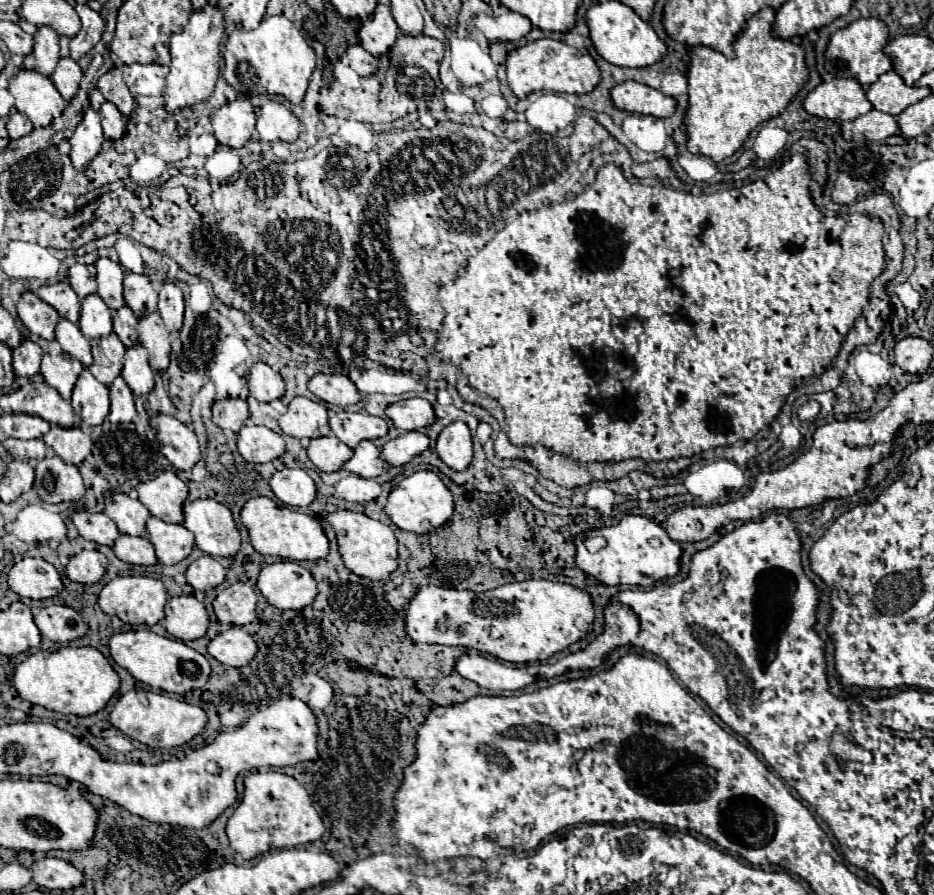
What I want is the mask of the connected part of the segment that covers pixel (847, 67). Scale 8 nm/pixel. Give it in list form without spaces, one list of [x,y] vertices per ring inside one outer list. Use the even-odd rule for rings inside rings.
[[[860,18],[860,20],[852,22],[846,28],[840,28],[838,32],[834,32],[830,36],[830,42],[828,42],[828,48],[826,48],[826,54],[824,54],[826,56],[824,68],[832,76],[854,78],[862,86],[870,86],[878,80],[878,76],[892,70],[890,58],[884,54],[886,44],[888,44],[886,24],[882,20],[876,20],[876,18]]]

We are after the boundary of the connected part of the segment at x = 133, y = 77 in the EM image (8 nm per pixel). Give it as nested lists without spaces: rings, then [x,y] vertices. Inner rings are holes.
[[[160,64],[122,66],[122,76],[132,96],[160,96],[166,86],[166,74],[168,68]]]

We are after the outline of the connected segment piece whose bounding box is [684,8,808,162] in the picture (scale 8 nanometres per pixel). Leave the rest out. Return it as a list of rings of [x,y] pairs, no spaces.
[[[766,8],[766,16],[756,12],[746,28],[734,40],[734,58],[726,58],[724,54],[710,50],[706,46],[692,48],[690,66],[688,66],[688,108],[684,114],[686,124],[686,148],[692,154],[702,154],[712,158],[714,162],[722,162],[732,156],[748,138],[748,134],[764,120],[778,116],[786,104],[798,94],[802,84],[808,80],[808,68],[804,64],[804,50],[790,40],[772,36],[774,10]]]

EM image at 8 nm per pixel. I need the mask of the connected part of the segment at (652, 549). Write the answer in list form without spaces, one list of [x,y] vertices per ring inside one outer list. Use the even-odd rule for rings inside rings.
[[[624,516],[620,524],[610,528],[598,528],[588,530],[586,534],[600,534],[606,538],[606,546],[598,552],[588,552],[580,540],[580,536],[574,538],[576,546],[576,566],[596,578],[602,584],[608,586],[652,586],[656,580],[676,576],[678,574],[678,562],[680,562],[680,544],[670,540],[666,530],[652,522],[646,516]]]

